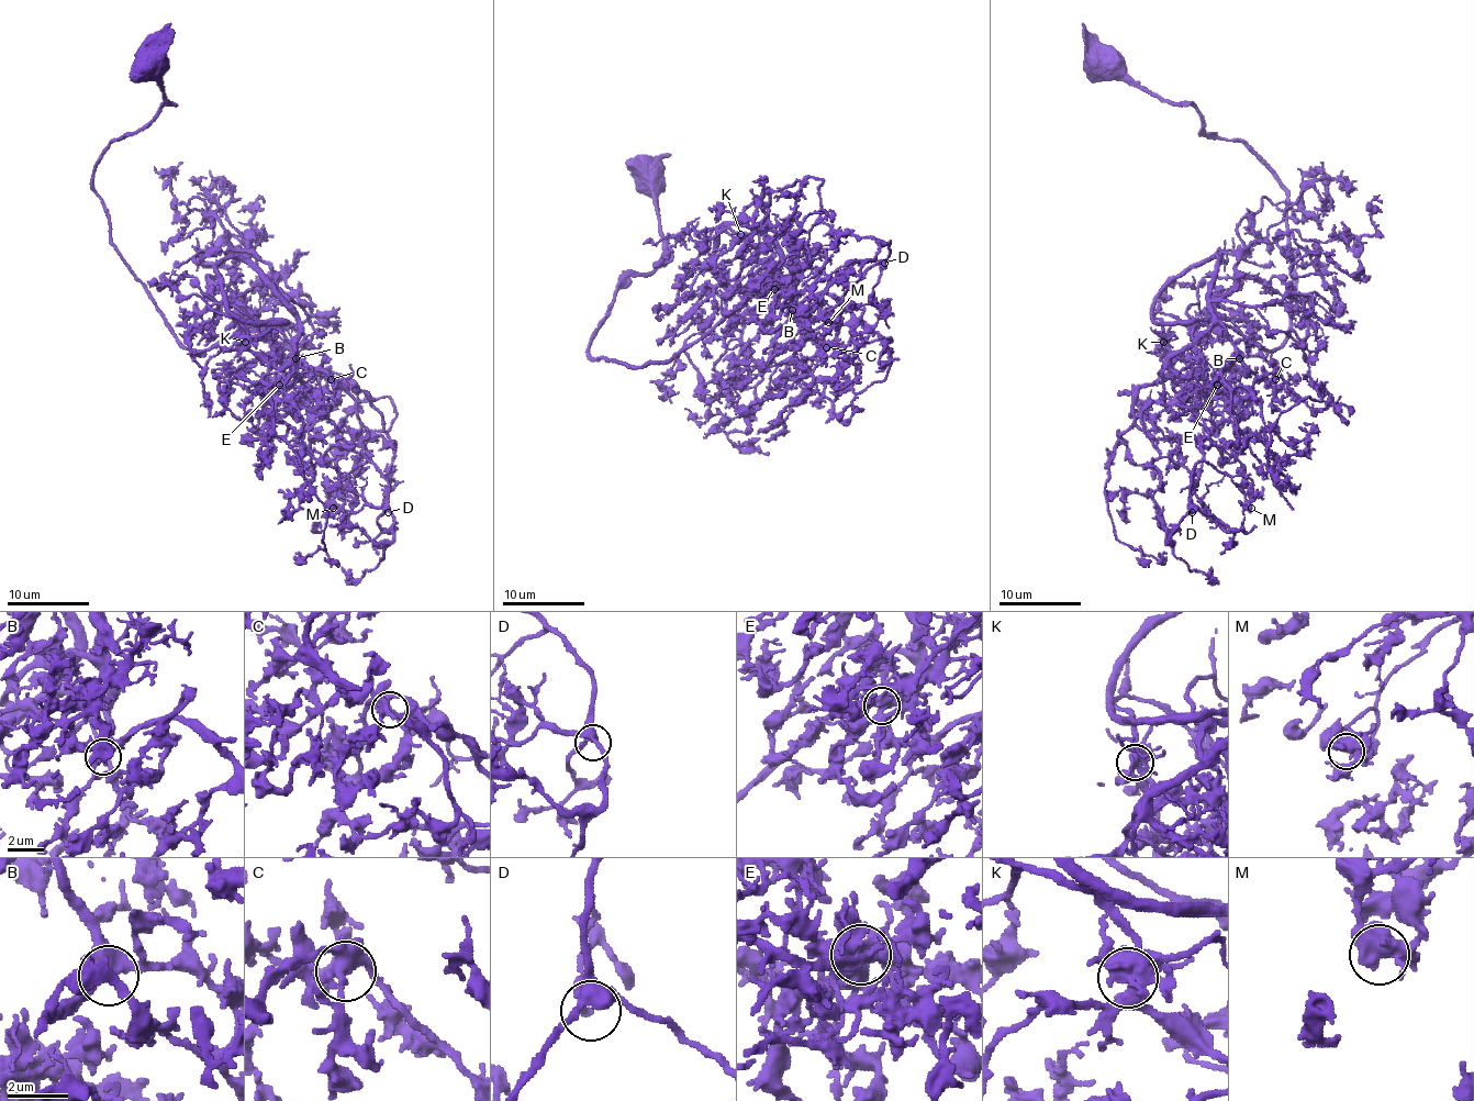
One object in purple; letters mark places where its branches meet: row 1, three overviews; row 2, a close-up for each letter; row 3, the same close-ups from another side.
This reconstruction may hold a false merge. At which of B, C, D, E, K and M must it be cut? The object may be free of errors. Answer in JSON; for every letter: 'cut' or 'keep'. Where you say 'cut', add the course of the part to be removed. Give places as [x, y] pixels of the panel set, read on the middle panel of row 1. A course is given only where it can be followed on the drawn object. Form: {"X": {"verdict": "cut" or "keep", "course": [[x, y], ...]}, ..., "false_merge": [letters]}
{"B": {"verdict": "keep"}, "C": {"verdict": "keep"}, "D": {"verdict": "keep"}, "E": {"verdict": "cut", "course": [[775, 289], [795, 260], [811, 251], [806, 258], [808, 265]]}, "K": {"verdict": "keep"}, "M": {"verdict": "keep"}, "false_merge": ["E"]}

